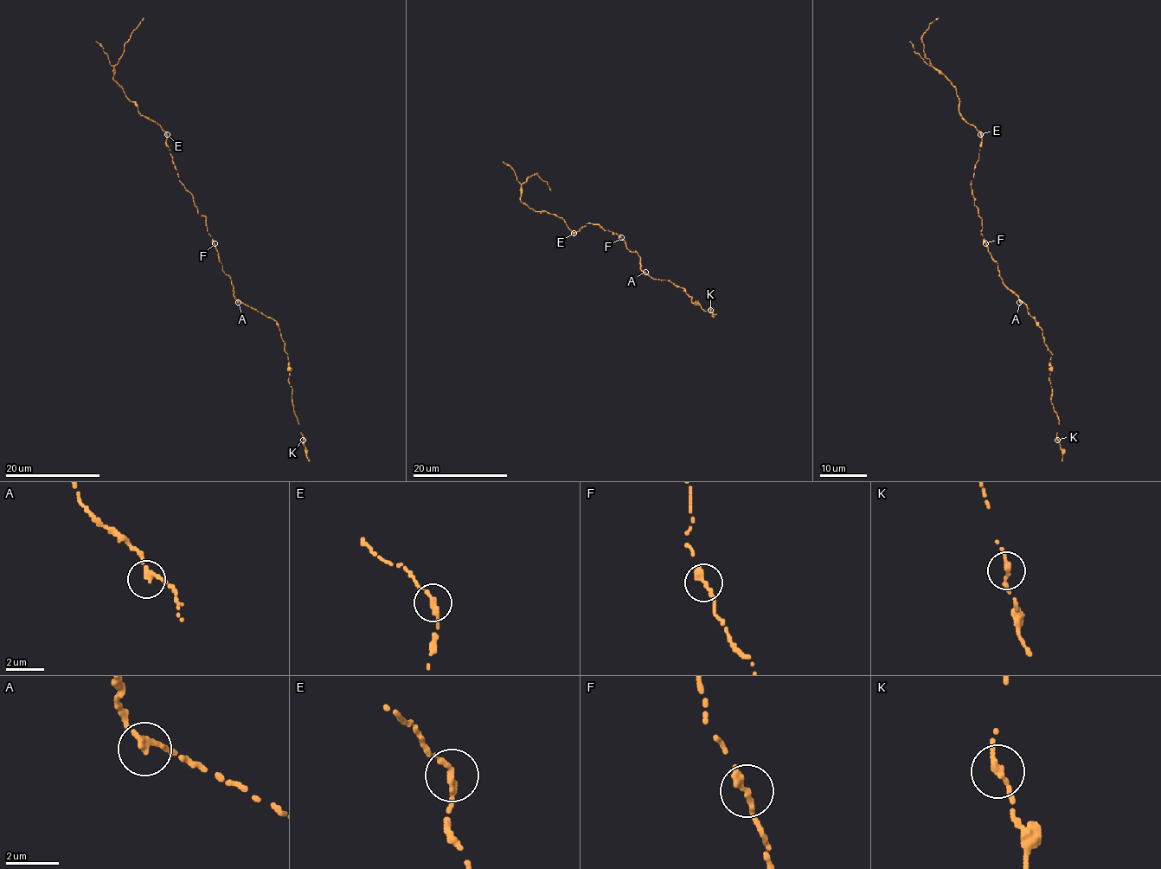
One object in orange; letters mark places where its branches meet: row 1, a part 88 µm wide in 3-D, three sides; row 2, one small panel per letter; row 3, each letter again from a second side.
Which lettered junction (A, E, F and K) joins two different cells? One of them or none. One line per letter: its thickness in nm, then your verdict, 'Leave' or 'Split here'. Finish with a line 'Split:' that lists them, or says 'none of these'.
A: Thickness 240 nm. Leave
E: Thickness 340 nm. Leave
F: Thickness 400 nm. Leave
K: Thickness 320 nm. Leave
Split: none of these

